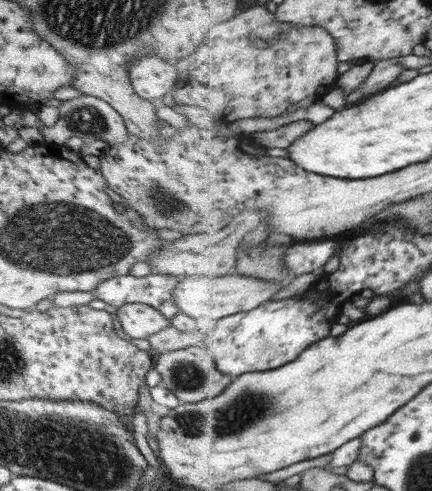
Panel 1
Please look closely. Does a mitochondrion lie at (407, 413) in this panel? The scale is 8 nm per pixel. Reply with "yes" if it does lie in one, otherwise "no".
no

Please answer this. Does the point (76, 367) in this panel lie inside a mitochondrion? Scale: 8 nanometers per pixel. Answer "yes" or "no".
no

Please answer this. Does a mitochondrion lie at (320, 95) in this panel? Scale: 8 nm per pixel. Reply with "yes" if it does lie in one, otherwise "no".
no

